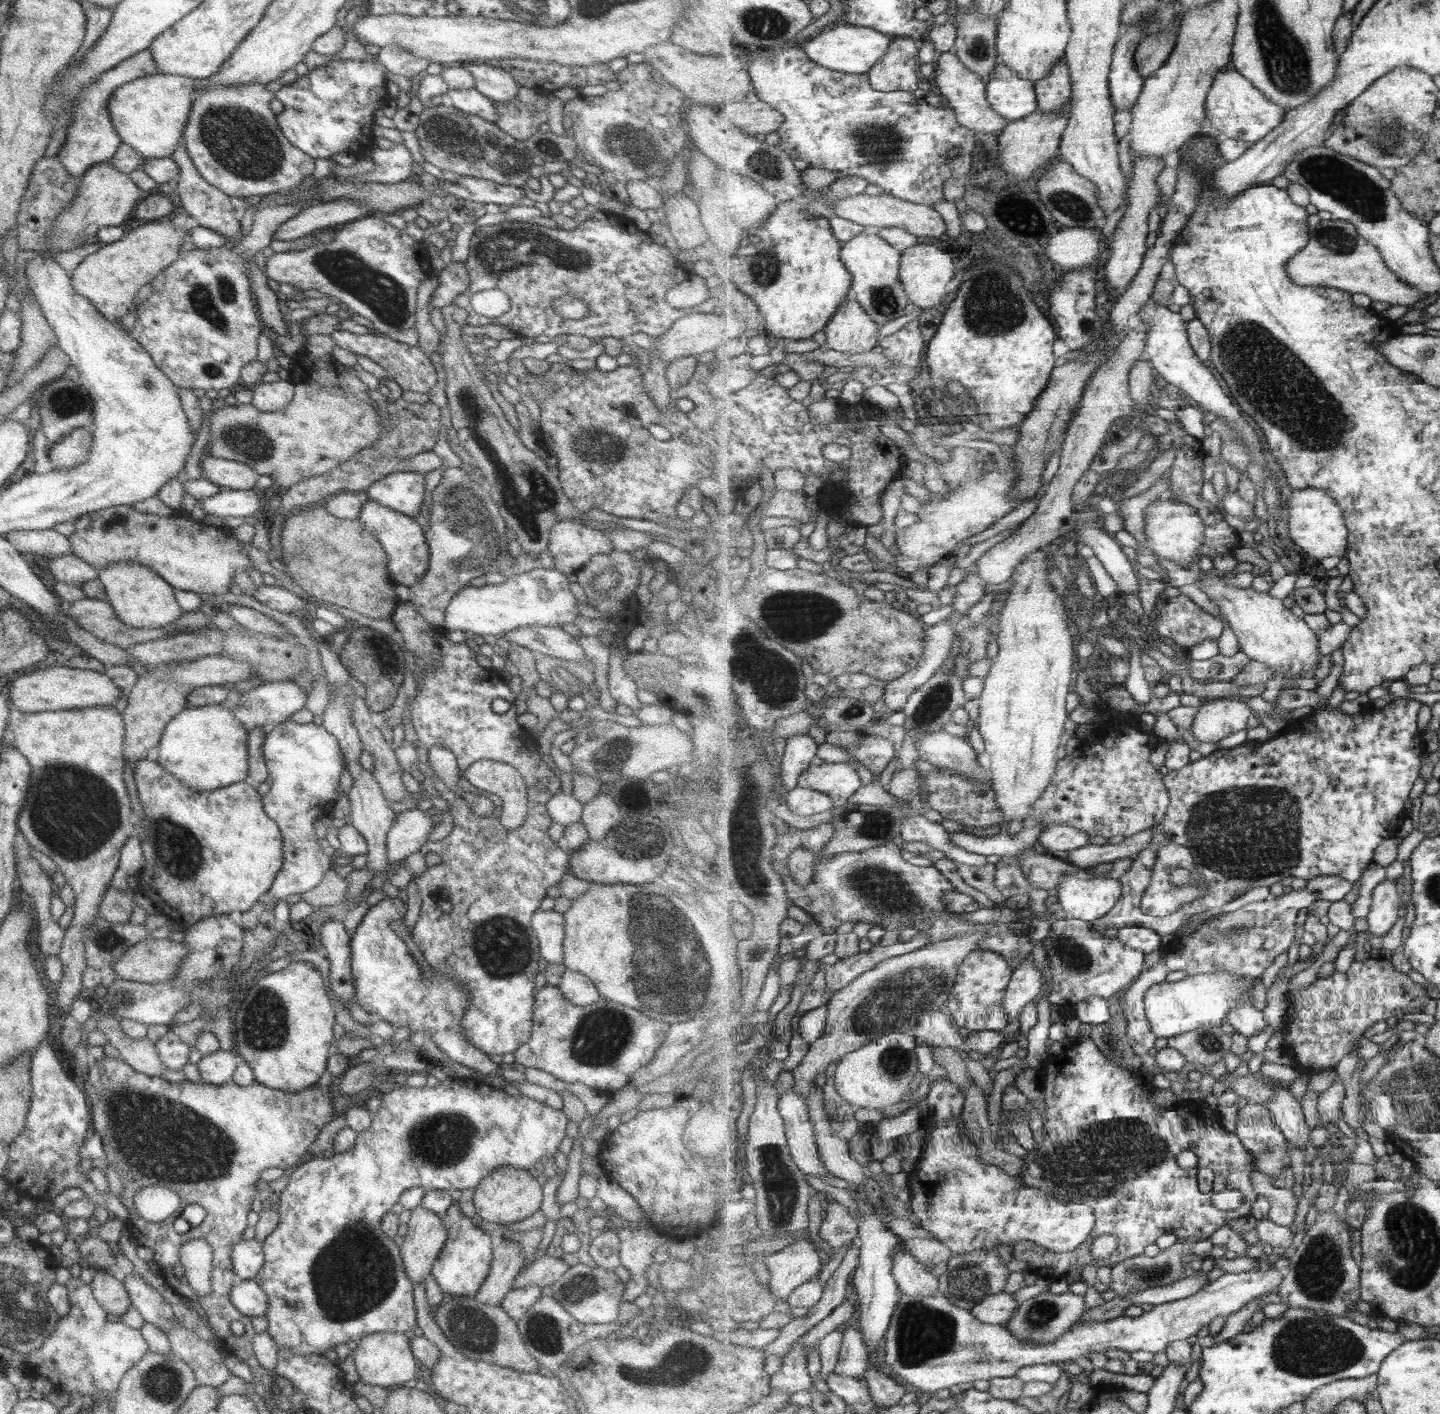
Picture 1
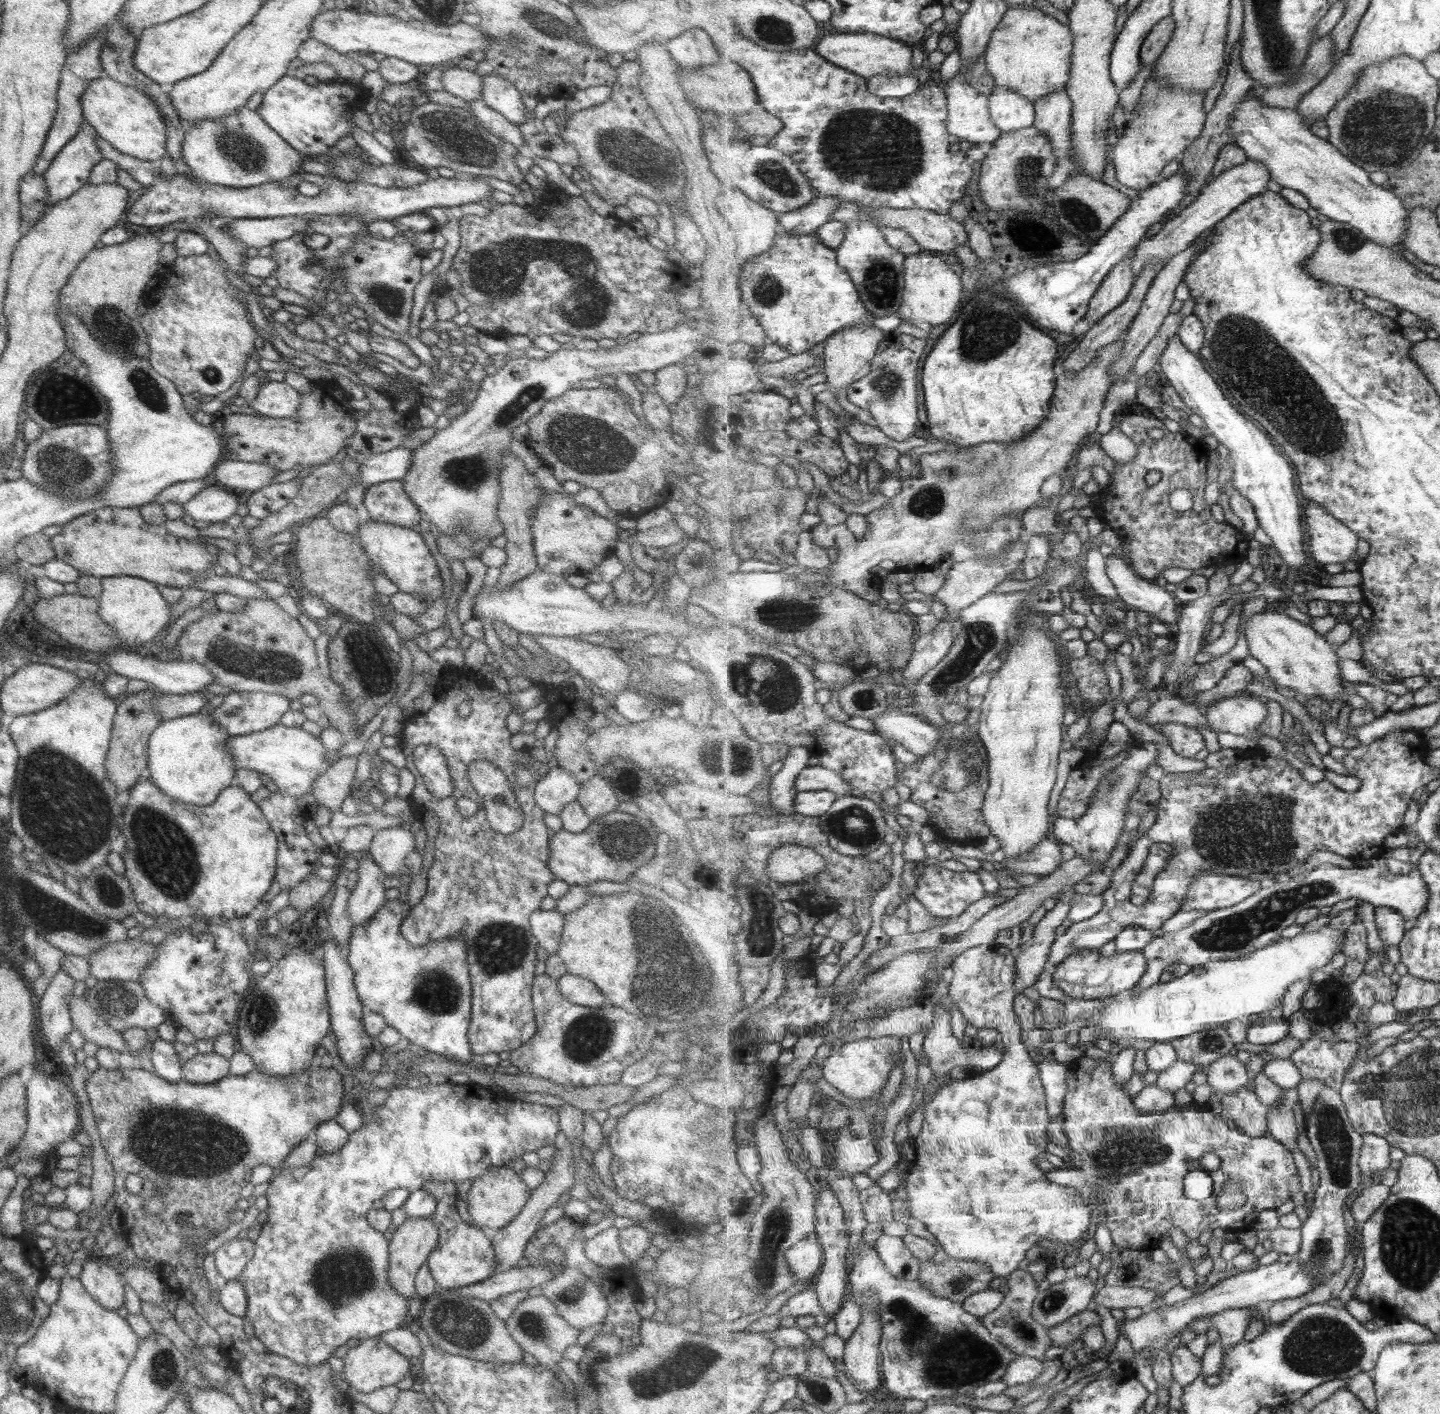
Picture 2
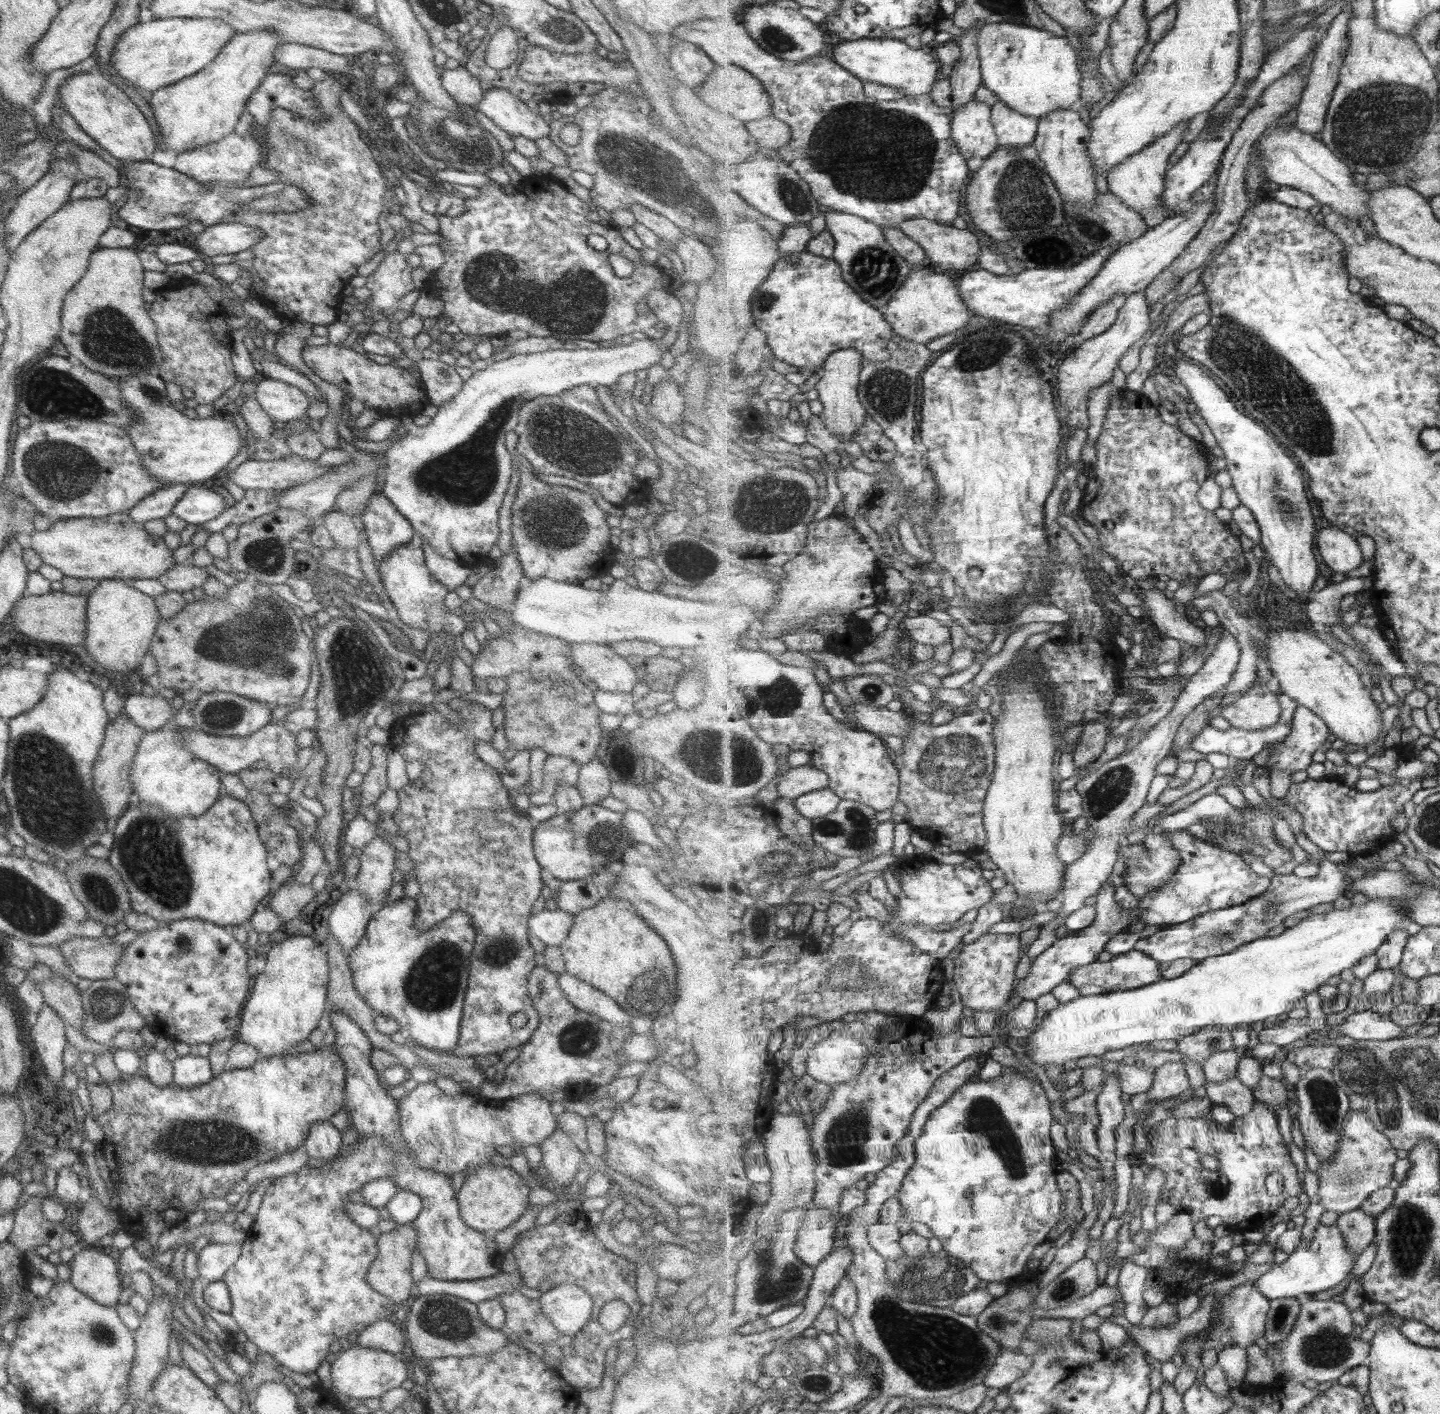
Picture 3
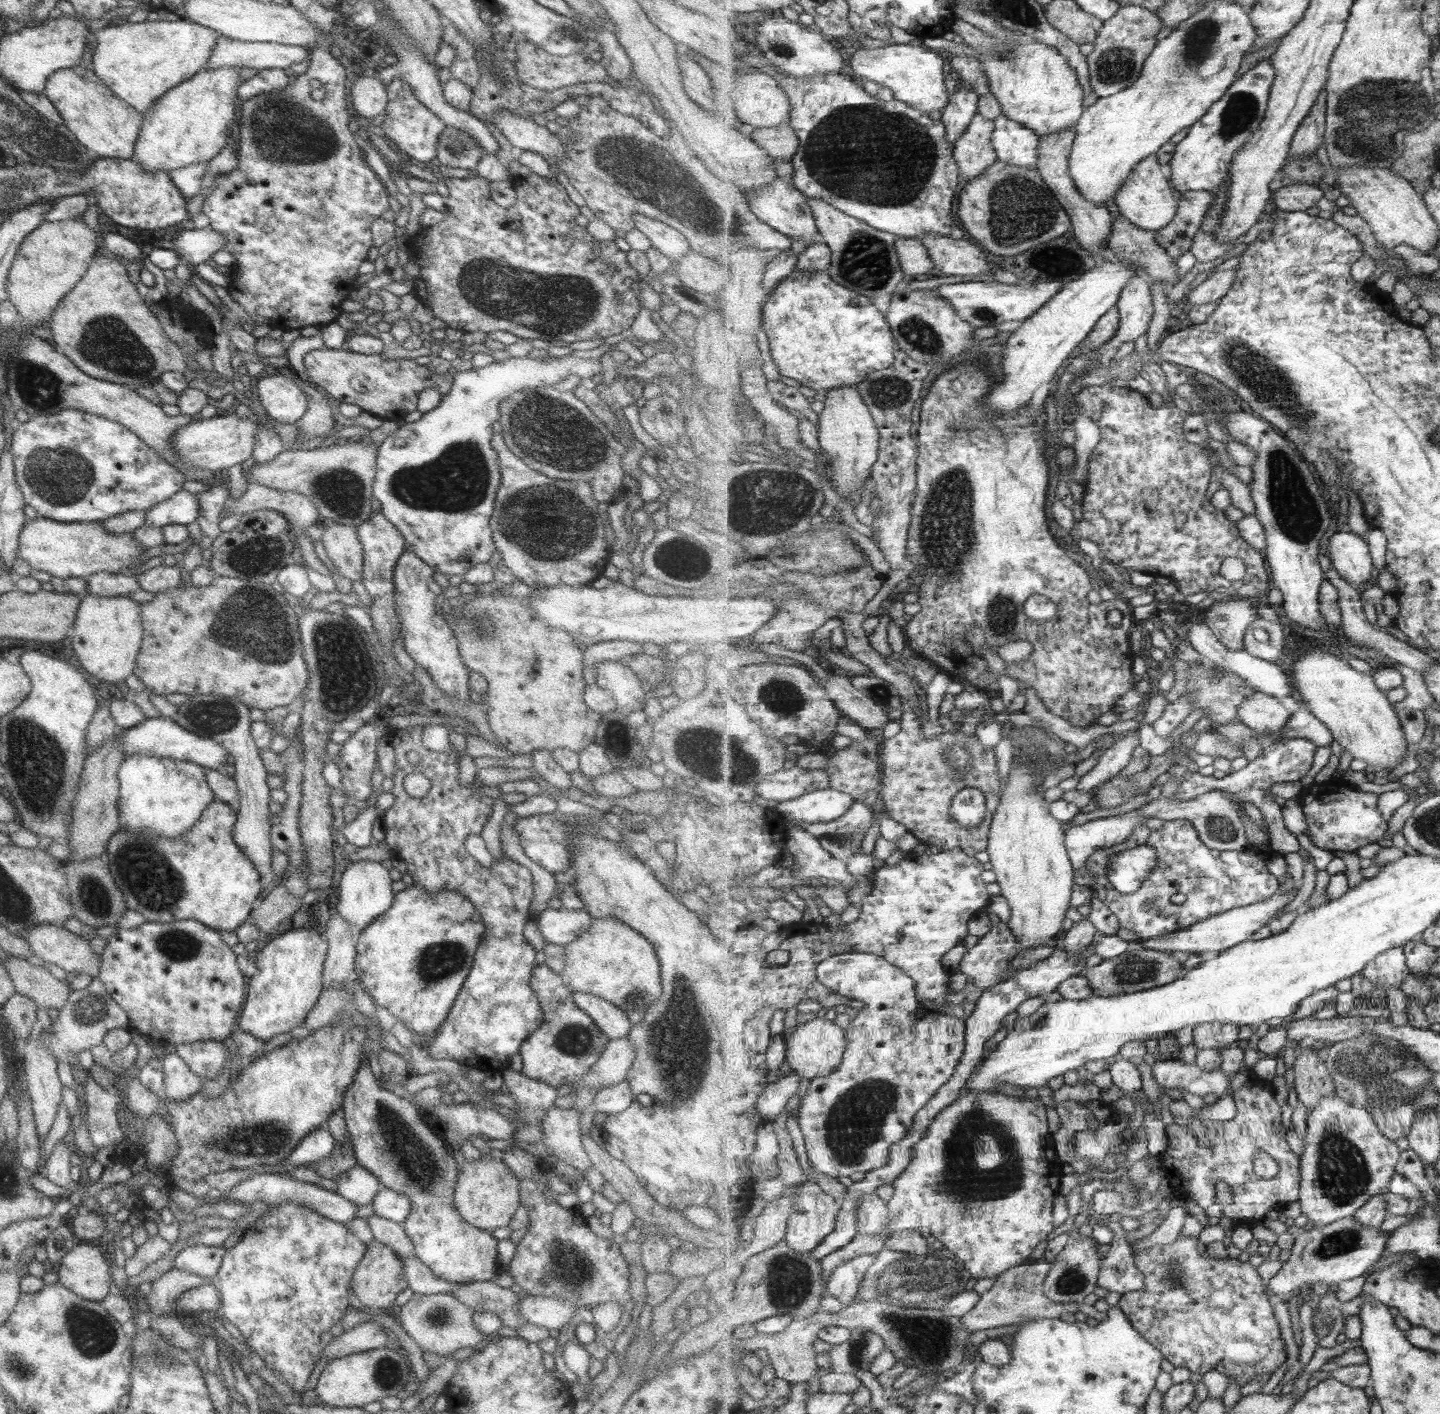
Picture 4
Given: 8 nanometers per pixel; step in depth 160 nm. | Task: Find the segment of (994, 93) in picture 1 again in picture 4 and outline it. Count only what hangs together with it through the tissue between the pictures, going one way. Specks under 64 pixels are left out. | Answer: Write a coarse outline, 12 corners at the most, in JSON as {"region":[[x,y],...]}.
{"region":[[1005,113],[994,123],[999,160],[1036,168],[1041,136]]}

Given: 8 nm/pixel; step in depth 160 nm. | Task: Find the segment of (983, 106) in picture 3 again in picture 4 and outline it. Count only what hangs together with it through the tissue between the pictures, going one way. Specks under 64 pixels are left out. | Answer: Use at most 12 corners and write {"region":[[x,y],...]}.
{"region":[[981,113],[954,144],[965,181],[998,162],[994,120]]}

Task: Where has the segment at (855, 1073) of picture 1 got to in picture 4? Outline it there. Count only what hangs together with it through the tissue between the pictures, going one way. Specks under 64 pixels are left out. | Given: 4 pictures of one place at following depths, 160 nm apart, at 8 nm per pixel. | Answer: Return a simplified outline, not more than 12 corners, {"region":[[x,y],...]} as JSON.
{"region":[[824,1017],[795,1026],[787,1061],[802,1078],[843,1064],[846,1029]]}

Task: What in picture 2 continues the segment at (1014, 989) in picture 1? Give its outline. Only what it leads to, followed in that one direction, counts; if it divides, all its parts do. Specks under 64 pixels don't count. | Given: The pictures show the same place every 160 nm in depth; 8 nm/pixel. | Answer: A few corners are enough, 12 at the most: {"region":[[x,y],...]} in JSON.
{"region":[[1074,891],[1035,926],[1019,948],[1014,987],[1020,995],[1048,971]]}

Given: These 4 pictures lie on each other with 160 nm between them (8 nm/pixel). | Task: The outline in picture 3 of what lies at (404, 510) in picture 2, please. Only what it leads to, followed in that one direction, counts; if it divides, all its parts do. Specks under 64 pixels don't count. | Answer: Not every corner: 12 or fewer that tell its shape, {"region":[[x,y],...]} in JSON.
{"region":[[381,492],[360,519],[377,568],[412,526]]}

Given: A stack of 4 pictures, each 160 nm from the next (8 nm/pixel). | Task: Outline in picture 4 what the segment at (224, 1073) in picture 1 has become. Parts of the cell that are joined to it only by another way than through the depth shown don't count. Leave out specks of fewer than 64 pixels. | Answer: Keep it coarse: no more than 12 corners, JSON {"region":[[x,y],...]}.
{"region":[[175,1054],[161,1061],[163,1098],[193,1096],[201,1079]]}

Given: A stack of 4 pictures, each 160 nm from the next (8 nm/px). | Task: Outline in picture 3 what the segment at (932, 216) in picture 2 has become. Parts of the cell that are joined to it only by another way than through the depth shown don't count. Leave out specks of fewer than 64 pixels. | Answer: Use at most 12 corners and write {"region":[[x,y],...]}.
{"region":[[924,218],[898,228],[928,260],[954,271],[979,267],[971,230]]}

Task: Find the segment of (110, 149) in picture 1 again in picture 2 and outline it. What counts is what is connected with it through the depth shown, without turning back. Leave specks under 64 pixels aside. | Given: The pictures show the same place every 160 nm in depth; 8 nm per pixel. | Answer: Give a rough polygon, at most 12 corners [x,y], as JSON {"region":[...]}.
{"region":[[92,126],[78,131],[42,173],[48,208],[86,183],[102,159]]}

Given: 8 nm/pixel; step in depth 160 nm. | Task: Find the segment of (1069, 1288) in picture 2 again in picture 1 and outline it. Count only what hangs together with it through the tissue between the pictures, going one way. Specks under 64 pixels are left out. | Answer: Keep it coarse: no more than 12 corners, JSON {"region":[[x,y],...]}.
{"region":[[1044,1291],[1006,1324],[1025,1343],[1047,1345],[1082,1320],[1085,1298]]}

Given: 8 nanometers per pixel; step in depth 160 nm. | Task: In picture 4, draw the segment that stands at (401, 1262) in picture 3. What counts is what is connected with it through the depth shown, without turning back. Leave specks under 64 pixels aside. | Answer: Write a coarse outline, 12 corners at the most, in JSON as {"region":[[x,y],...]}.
{"region":[[371,1240],[351,1274],[355,1303],[393,1310],[401,1260]]}

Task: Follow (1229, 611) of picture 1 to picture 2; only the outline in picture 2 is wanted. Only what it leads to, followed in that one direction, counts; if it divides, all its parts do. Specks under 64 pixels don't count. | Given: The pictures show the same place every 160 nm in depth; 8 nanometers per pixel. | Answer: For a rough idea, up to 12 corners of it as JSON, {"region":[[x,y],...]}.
{"region":[[1289,614],[1246,620],[1279,686],[1349,705],[1337,646]]}

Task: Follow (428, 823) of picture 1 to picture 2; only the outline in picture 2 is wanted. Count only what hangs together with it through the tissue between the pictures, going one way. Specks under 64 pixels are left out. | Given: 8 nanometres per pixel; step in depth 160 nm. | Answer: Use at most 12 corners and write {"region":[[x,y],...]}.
{"region":[[409,829],[375,830],[366,853],[383,875],[398,875],[415,840]]}

